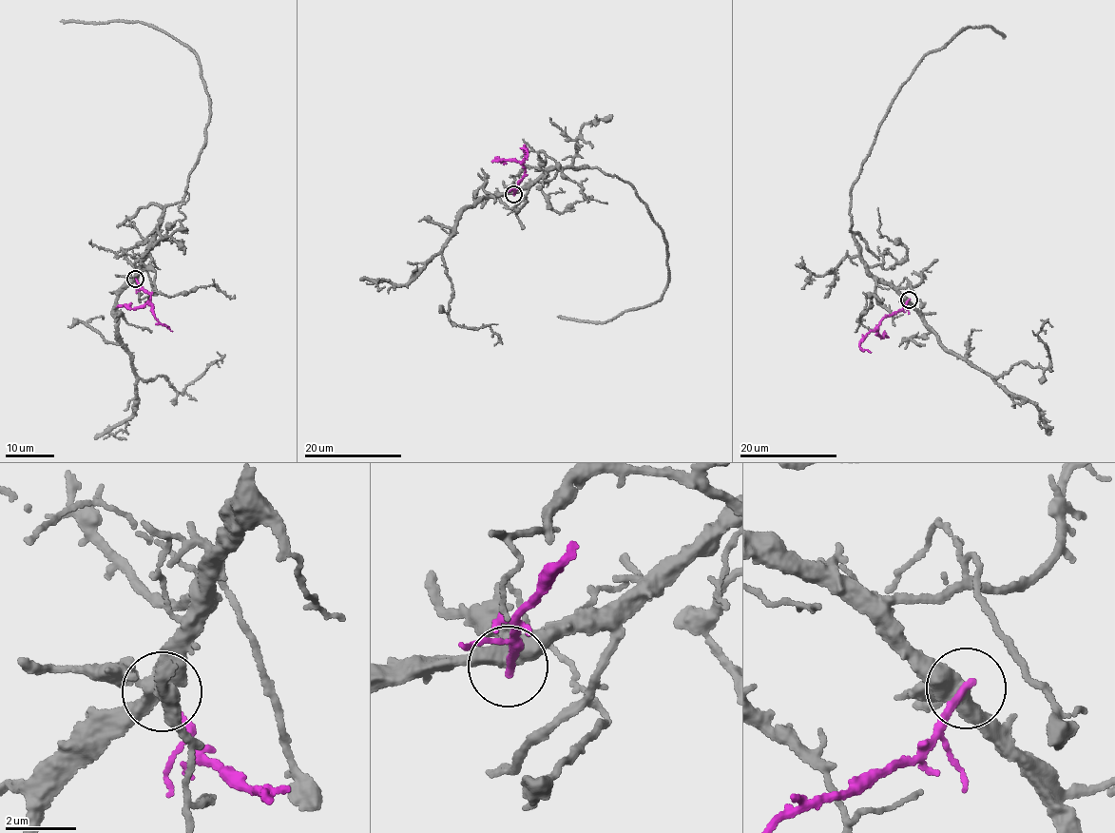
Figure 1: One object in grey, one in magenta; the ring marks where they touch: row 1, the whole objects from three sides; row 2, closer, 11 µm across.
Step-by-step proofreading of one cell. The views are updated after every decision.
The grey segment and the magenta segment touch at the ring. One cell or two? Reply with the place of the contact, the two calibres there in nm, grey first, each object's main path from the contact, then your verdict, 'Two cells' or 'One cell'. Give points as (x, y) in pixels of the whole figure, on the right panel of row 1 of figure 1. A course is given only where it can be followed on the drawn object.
Place: (909, 300). Thickness 400 nm (grey) against 220 nm. Course of grey: (909, 300), (868, 270), (850, 231), (855, 182), (888, 107), (919, 61), (965, 29), (988, 26), (1005, 37). Course of magenta: (909, 300), (906, 306), (881, 319), (880, 324), (860, 342), (862, 350), (871, 352). Two cells

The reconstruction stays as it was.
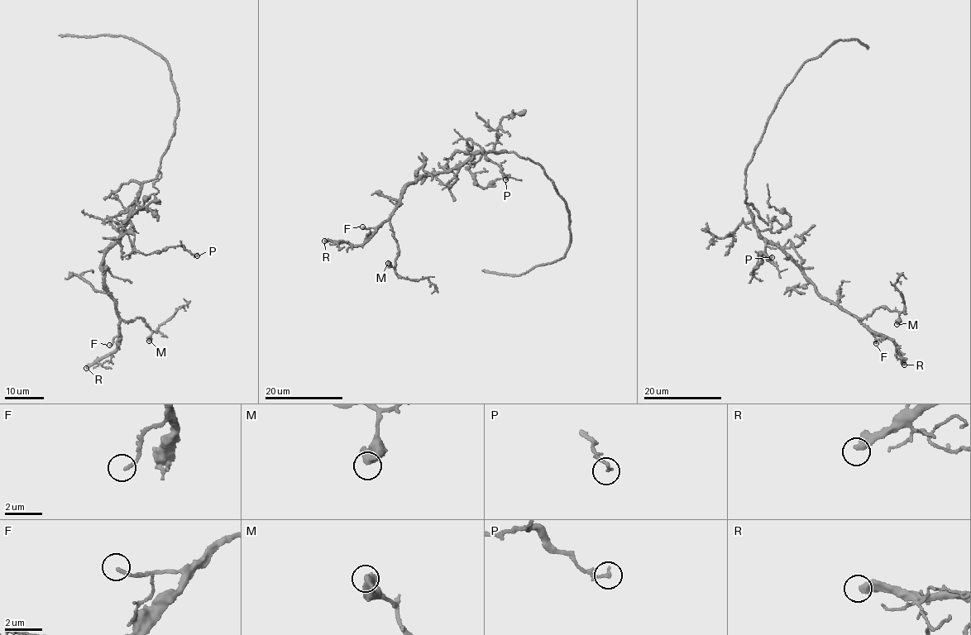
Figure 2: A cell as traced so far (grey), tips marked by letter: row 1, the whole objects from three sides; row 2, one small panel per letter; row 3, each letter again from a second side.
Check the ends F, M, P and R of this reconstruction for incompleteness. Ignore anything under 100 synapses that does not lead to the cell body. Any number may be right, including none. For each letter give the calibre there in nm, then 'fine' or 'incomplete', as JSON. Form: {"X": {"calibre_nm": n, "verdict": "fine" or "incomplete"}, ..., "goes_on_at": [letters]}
{"F": {"calibre_nm": 170, "verdict": "fine"}, "M": {"calibre_nm": 550, "verdict": "fine"}, "P": {"calibre_nm": 150, "verdict": "fine"}, "R": {"calibre_nm": 460, "verdict": "incomplete"}, "goes_on_at": ["R"]}

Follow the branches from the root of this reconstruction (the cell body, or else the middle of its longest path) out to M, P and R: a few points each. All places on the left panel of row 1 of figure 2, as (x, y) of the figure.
M: (155, 179), (142, 184), (102, 265), (105, 284), (121, 318), (129, 322), (144, 319), (151, 331), (149, 341)
P: (155, 179), (142, 184), (131, 212), (129, 231), (135, 236), (134, 248), (149, 255), (182, 245), (197, 255)
R: (155, 179), (142, 184), (122, 232), (104, 259), (105, 284), (121, 320), (120, 338), (112, 353), (86, 368)

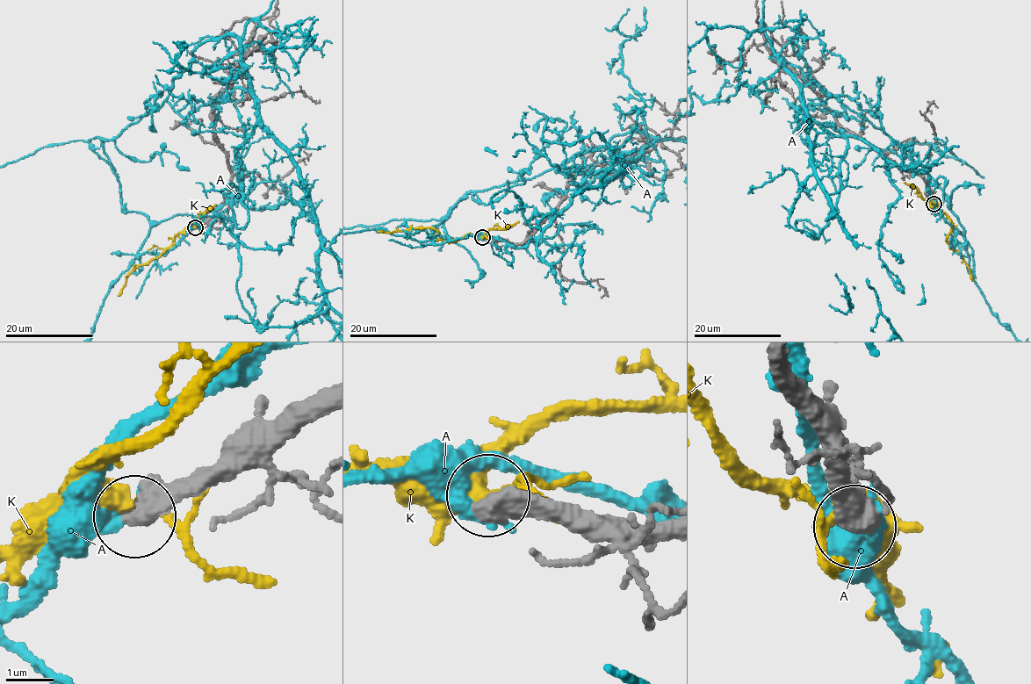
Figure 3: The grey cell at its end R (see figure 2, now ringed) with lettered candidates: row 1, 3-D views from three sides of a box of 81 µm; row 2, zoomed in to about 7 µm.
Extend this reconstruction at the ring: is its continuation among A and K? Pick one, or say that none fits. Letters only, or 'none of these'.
none of these

